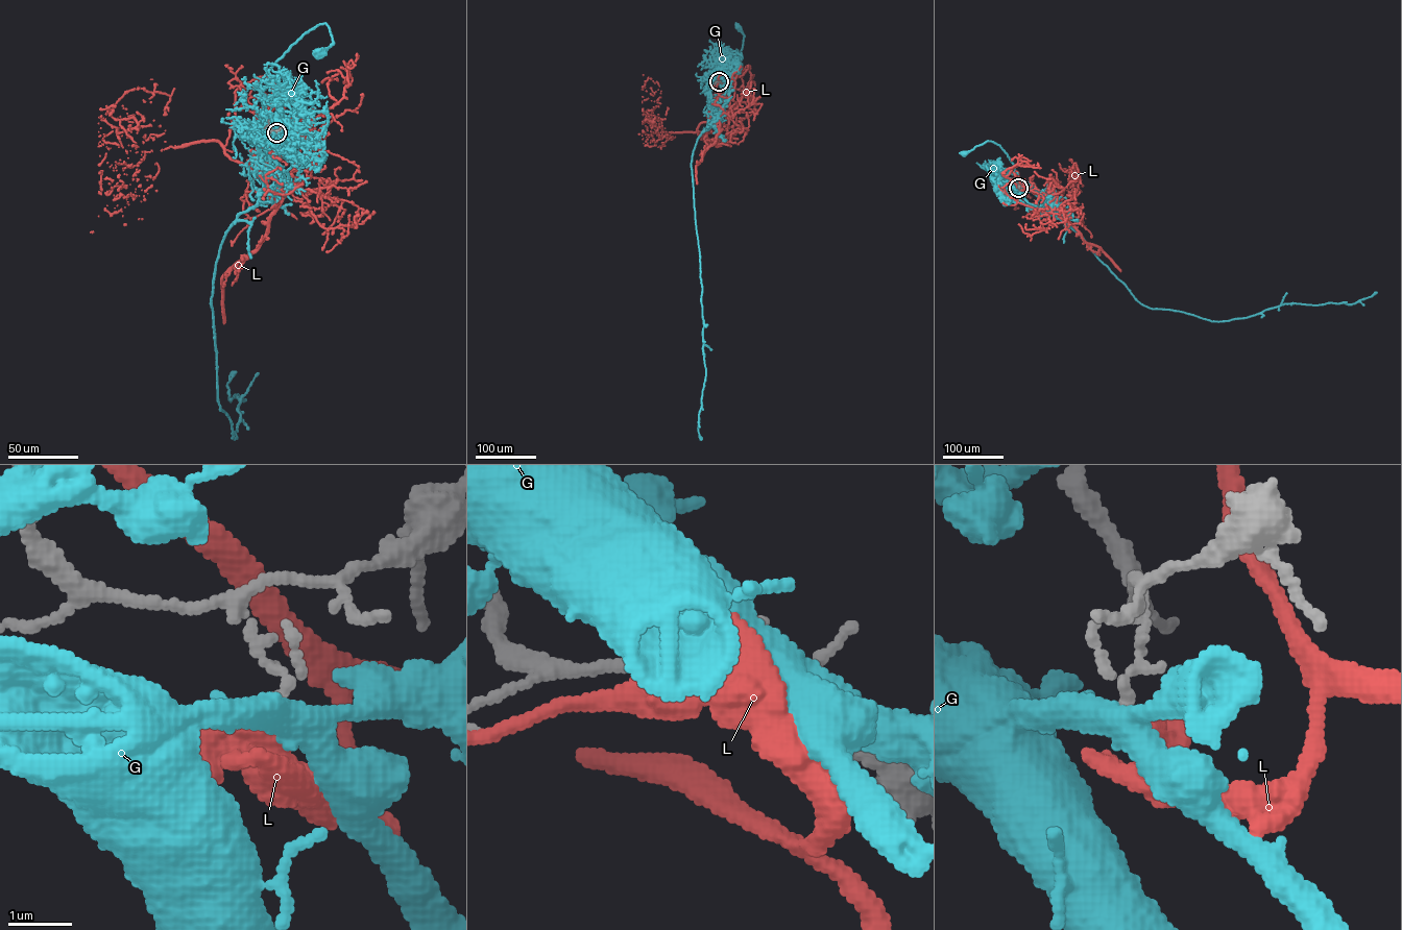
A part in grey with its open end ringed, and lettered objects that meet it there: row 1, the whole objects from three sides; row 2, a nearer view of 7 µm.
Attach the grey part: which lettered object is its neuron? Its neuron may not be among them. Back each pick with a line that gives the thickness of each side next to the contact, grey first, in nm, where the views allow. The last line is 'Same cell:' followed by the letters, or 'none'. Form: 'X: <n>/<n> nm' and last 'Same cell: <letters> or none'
Same cell: none

